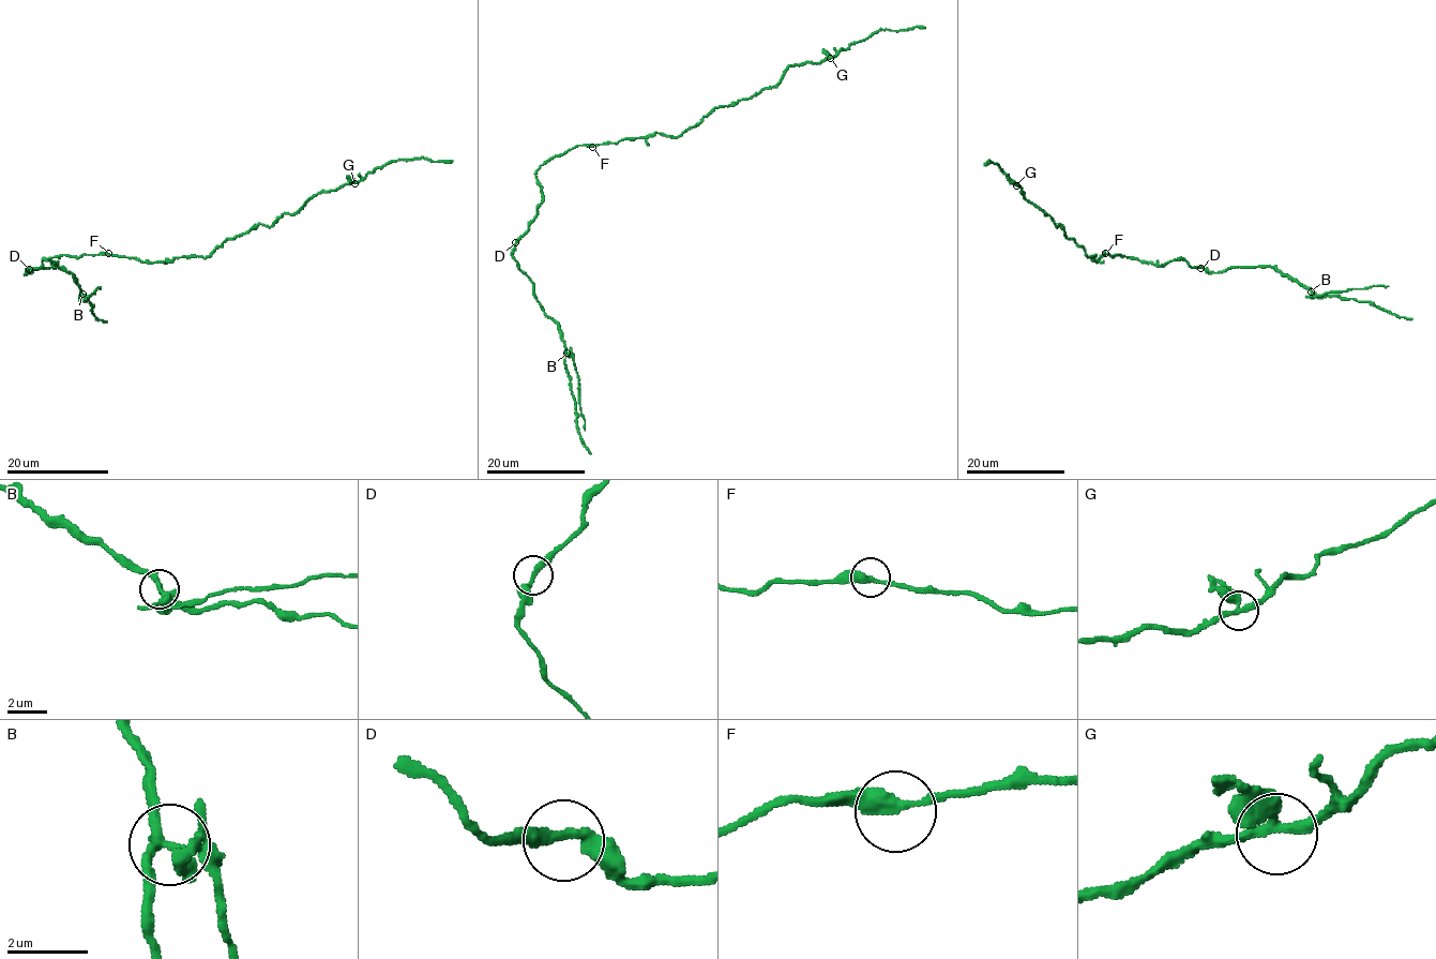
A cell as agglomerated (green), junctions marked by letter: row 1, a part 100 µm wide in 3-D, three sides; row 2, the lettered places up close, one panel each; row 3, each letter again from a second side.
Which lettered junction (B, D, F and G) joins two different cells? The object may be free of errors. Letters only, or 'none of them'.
B

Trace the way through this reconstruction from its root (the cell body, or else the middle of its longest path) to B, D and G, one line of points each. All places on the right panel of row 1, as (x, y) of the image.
B: (1103, 254), (1157, 265), (1183, 259), (1208, 272), (1273, 267), (1311, 293)
D: (1103, 254), (1119, 254), (1157, 265), (1183, 259), (1192, 268), (1200, 268)
G: (1103, 254), (1097, 261), (1091, 257), (1094, 255), (1087, 256), (1059, 224), (1028, 203), (1016, 185)

